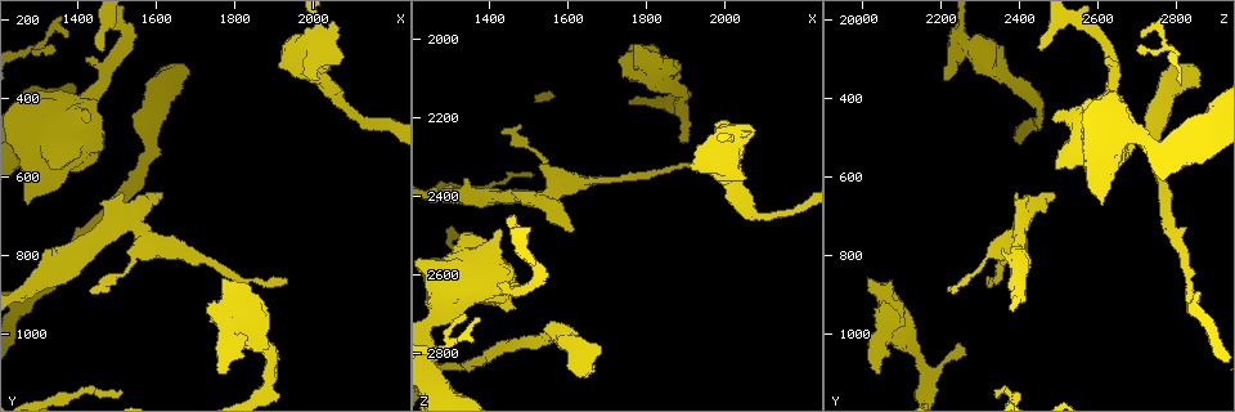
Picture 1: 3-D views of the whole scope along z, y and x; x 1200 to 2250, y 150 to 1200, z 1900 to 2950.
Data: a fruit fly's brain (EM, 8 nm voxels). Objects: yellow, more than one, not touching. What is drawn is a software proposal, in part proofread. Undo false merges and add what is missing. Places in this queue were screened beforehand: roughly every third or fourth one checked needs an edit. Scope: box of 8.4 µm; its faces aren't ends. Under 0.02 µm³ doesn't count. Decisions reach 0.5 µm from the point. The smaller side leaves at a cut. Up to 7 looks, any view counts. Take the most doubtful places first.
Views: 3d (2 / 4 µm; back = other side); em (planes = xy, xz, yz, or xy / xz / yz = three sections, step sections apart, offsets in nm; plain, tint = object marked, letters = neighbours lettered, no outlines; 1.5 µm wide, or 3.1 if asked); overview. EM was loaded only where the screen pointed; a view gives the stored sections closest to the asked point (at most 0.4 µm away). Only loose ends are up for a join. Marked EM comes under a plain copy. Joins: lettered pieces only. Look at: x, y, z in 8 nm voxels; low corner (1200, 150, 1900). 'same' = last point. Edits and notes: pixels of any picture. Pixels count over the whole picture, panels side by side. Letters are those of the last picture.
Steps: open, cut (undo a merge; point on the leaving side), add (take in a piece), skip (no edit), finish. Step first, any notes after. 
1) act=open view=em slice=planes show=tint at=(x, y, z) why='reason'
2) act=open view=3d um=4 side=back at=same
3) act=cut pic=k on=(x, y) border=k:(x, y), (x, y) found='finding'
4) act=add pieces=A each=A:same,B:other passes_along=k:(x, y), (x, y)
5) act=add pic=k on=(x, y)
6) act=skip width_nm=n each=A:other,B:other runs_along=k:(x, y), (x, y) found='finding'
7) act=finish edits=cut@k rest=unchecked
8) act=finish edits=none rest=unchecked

act=open view=3d um=2 at=(1760, 1095, 2035) why='stops while still wide'

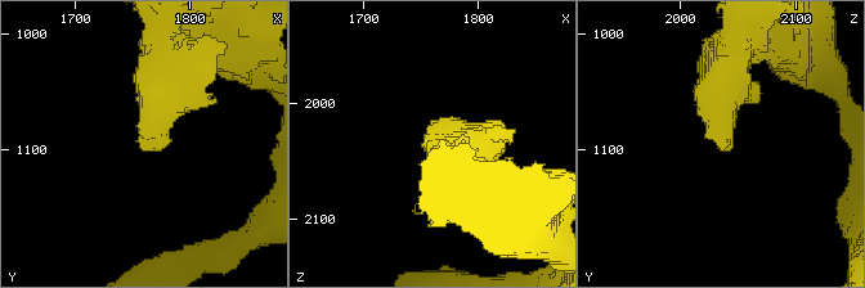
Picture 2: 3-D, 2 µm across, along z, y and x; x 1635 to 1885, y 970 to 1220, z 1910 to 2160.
act=open view=em slice=xy step=4 show=tint at=(1762, 1096, 2040) why='now the EM'

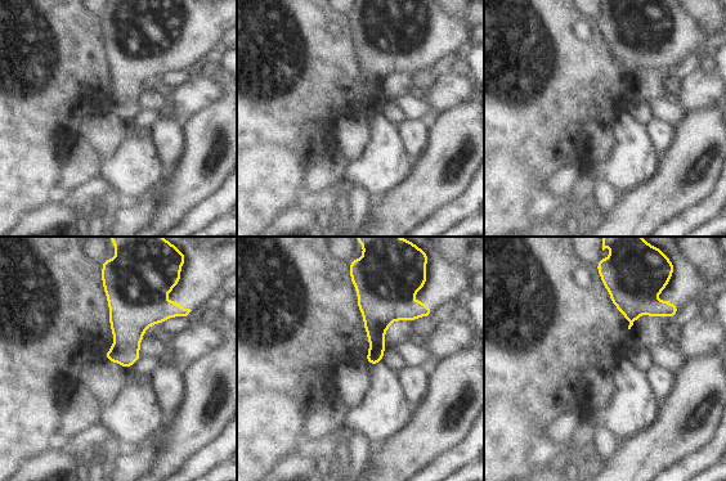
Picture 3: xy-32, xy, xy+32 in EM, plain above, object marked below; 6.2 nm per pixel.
act=open view=em slice=xz step=4 show=letters at=same

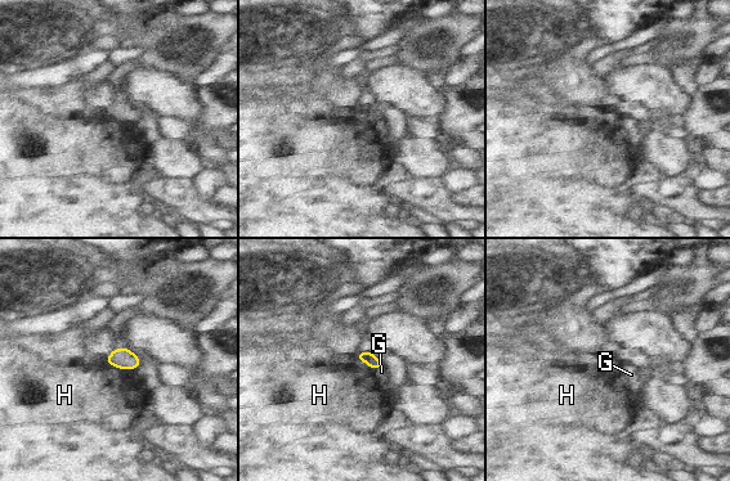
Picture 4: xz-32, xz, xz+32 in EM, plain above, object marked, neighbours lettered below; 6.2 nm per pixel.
act=skip each=G:other,H:other border=4:(107, 363), (120, 368), (140, 365) found='none of them fits'

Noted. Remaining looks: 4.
act=open view=3d um=2 at=(1510, 645, 2390) why='an open end'

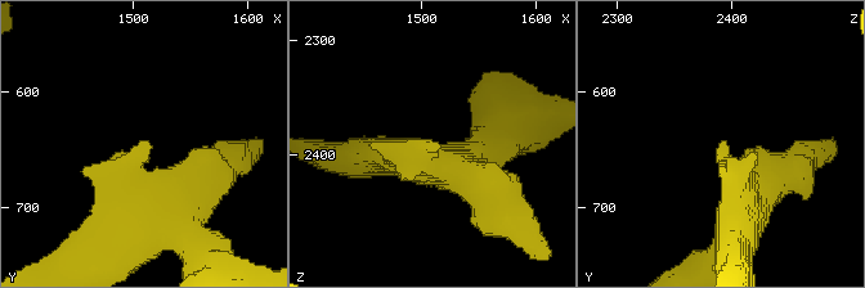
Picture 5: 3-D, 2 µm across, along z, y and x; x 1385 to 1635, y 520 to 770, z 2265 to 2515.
act=open view=em slice=yz step=4 show=tint at=(1514, 646, 2388)

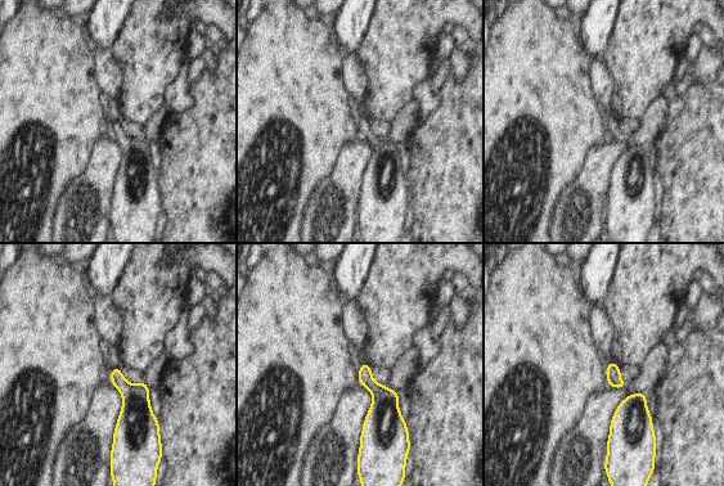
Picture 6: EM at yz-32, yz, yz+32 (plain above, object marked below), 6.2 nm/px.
act=open view=em slice=planes show=letters at=same why='another direction'

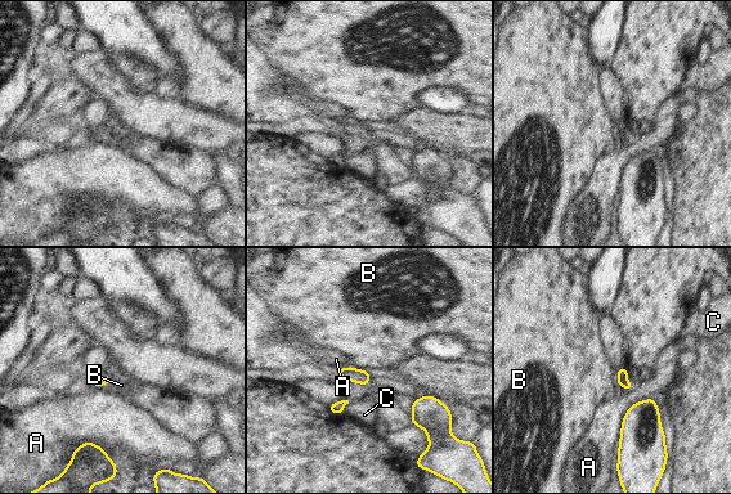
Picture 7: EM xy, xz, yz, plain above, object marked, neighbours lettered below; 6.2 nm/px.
act=skip each=A:other,B:other,C:other found='none of them fits'

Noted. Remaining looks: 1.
act=finish edits=none rest=unchecked

